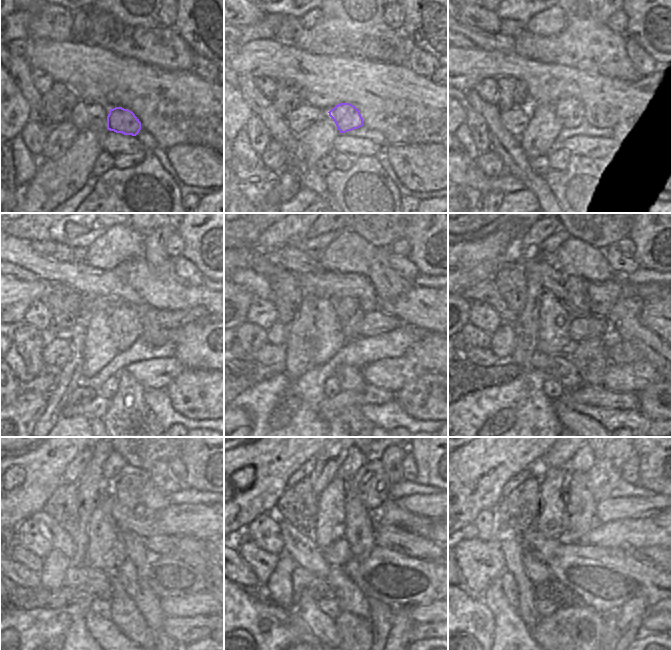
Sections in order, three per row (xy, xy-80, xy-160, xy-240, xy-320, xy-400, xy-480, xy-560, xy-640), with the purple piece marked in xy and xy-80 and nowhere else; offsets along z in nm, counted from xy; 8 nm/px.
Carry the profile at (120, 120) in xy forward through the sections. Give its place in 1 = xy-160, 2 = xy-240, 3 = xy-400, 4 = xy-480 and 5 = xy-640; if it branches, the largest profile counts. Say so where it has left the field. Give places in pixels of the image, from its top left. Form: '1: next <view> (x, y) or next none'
1: next xy-160 (570, 112)
2: next xy-240 (124, 320)
3: next xy-400 (571, 291)
4: next xy-480 (124, 500)
5: next xy-640 (602, 478)

